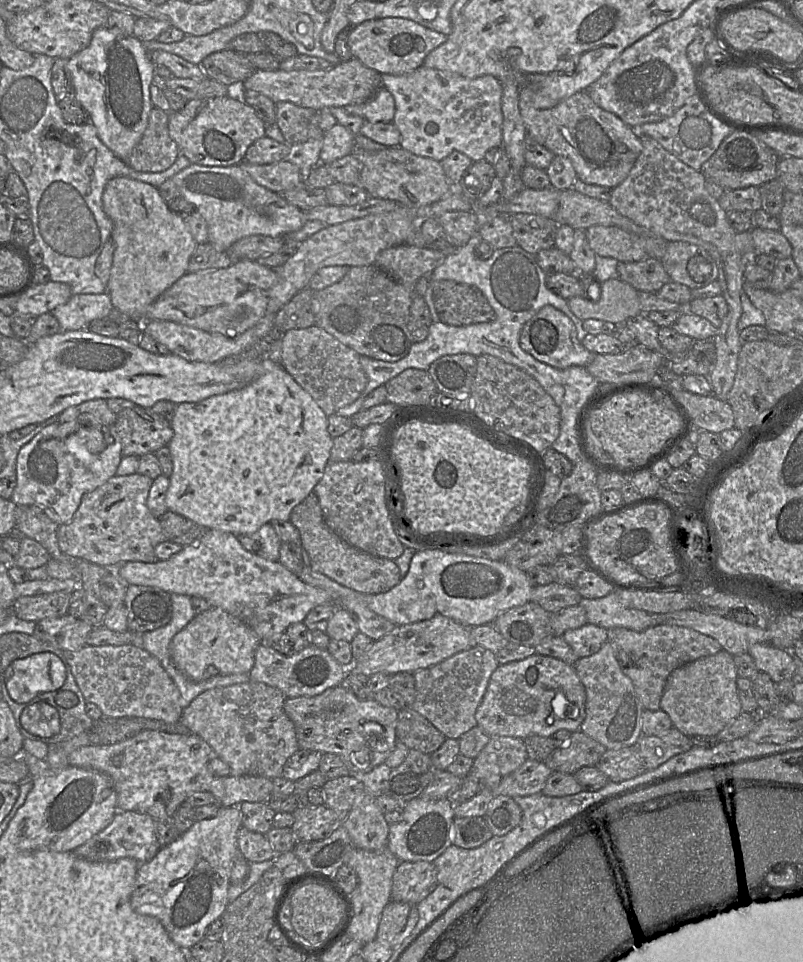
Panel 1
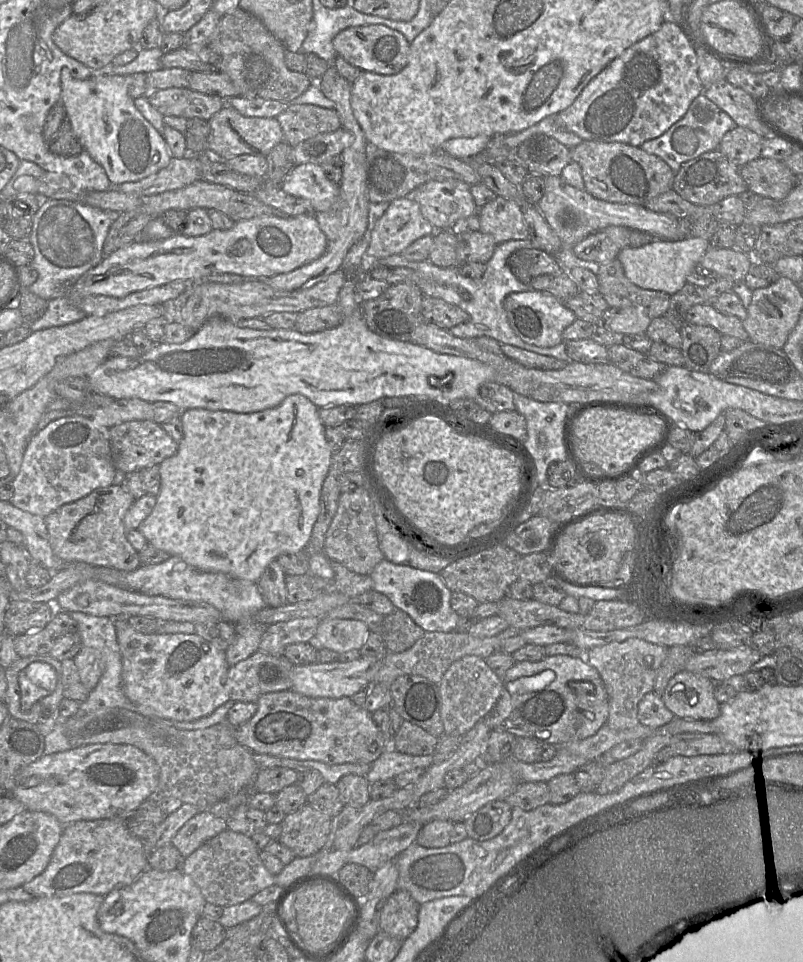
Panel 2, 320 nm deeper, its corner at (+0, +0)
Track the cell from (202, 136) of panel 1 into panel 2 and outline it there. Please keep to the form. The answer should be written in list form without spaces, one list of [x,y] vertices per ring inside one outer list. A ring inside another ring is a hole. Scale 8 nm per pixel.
[[[228,105],[214,114],[208,122],[211,128],[208,152],[223,161],[243,154],[266,156],[284,141],[281,126],[276,118],[247,117]]]

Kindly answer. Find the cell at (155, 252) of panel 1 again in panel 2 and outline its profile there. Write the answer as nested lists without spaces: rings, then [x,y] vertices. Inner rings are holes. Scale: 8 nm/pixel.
[[[62,68],[60,73],[61,100],[65,108],[65,117],[70,122],[75,136],[83,150],[100,164],[112,187],[125,182],[135,182],[157,173],[168,166],[171,155],[168,145],[160,134],[135,107],[134,99],[128,94],[125,76],[116,74],[94,74],[88,79],[77,80],[72,77],[69,69]]]

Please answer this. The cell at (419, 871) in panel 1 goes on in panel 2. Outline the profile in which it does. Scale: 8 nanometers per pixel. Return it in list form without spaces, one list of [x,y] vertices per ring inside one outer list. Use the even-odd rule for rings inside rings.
[[[397,889],[381,909],[380,931],[401,940],[406,939],[418,924],[420,905],[407,891]]]

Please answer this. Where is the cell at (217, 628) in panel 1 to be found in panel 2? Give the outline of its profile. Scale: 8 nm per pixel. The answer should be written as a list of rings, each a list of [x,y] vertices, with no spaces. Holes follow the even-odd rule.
[[[119,619],[114,621],[117,633],[117,641],[120,648],[120,653],[122,657],[122,683],[123,683],[123,691],[126,697],[136,706],[144,708],[140,710],[141,713],[145,715],[153,715],[154,717],[158,717],[161,719],[167,719],[172,721],[180,721],[180,722],[191,722],[194,720],[198,720],[205,716],[210,715],[214,712],[218,707],[226,703],[230,700],[229,693],[226,690],[225,683],[227,679],[227,674],[230,669],[226,659],[226,651],[218,648],[213,643],[203,639],[197,634],[181,634],[181,633],[173,633],[173,634],[142,634],[136,631],[129,623],[128,620]]]

